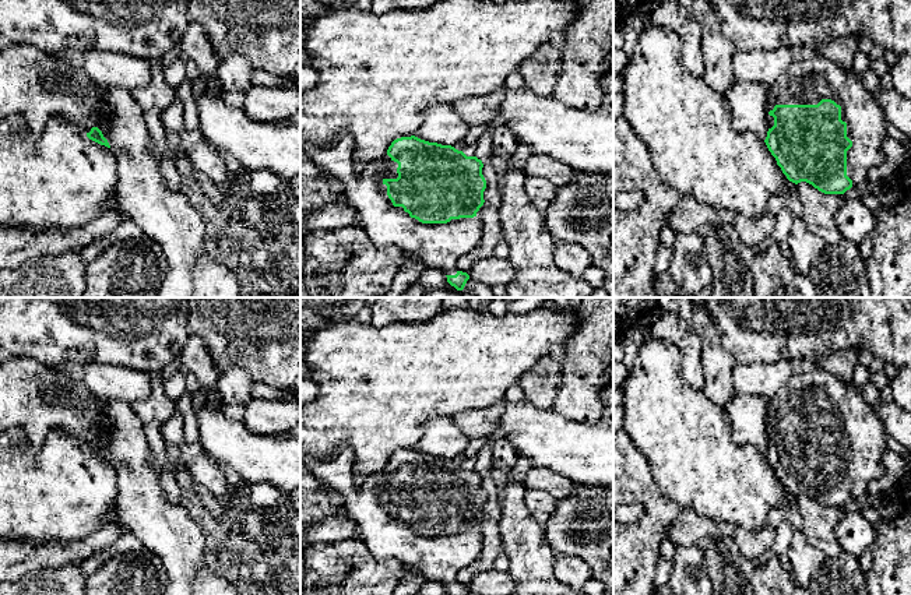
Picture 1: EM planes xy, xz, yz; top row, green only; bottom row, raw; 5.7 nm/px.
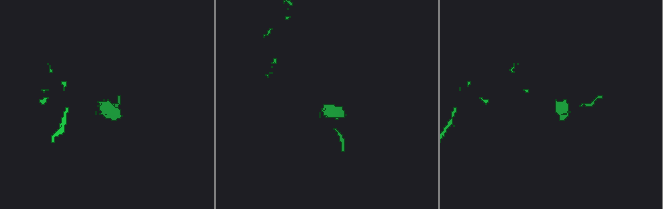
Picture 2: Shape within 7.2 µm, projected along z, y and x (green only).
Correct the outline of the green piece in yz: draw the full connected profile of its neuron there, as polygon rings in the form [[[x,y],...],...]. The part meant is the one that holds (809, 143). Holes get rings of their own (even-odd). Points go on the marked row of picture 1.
[[[822,54],[794,61],[767,87],[768,151],[787,179],[806,182],[824,194],[844,194],[869,182],[869,170],[883,162],[886,117],[859,73],[844,70]]]

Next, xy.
[[[15,43],[0,52],[0,123],[21,115],[38,135],[52,117],[61,117],[80,127],[89,140],[110,148],[99,130],[103,124],[103,92],[82,68],[57,60],[36,46]]]

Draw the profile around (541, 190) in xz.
[[[527,177],[524,189],[539,211],[544,211],[553,201],[557,191],[557,187],[545,177]]]

